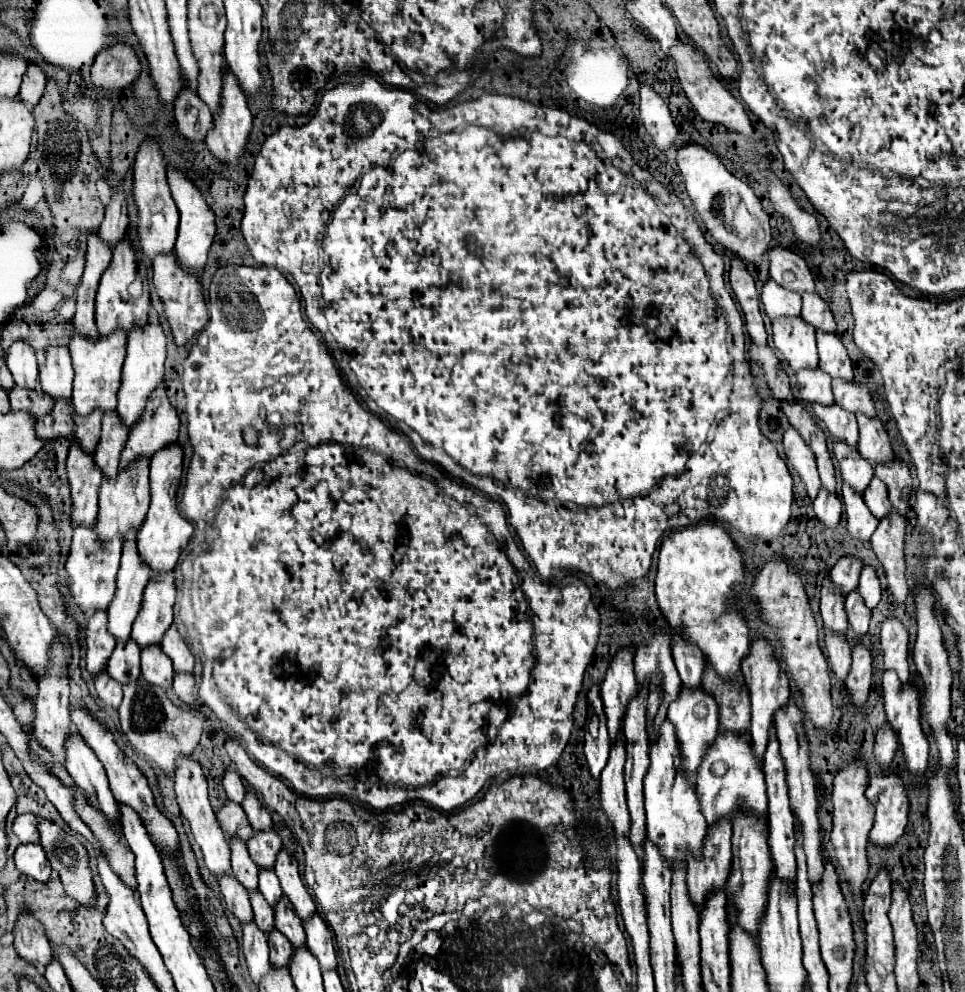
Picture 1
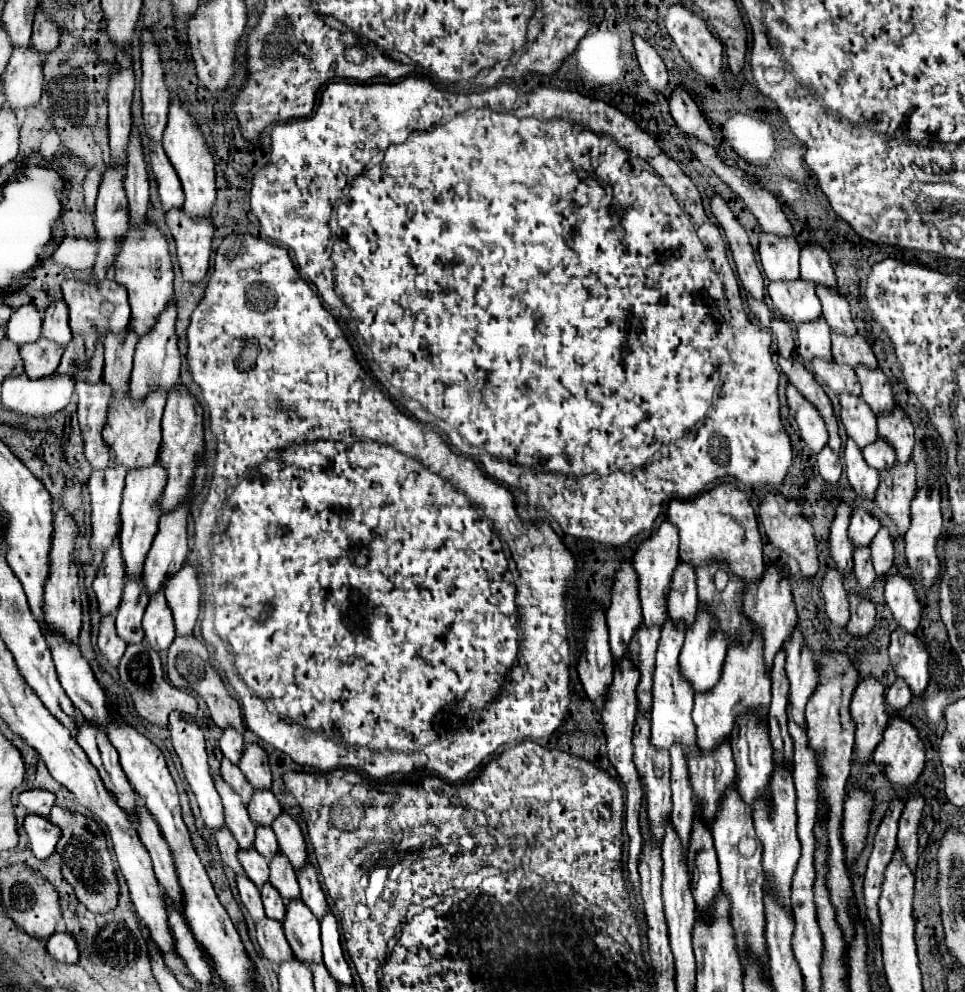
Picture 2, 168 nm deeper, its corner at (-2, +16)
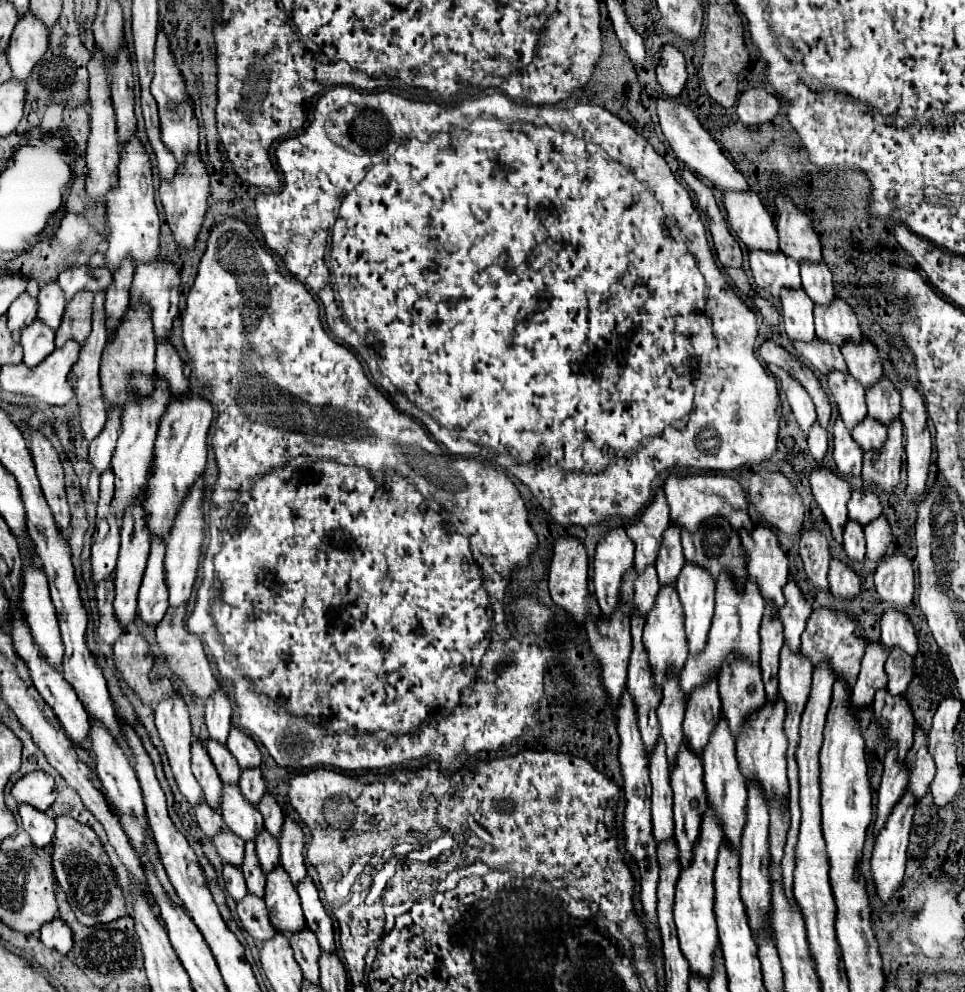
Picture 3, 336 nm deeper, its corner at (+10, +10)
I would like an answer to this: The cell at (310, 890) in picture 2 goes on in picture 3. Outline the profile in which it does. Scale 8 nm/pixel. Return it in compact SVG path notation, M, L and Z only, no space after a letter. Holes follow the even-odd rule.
M286 818L280 836L280 866L290 874L294 886L298 886L306 878L302 848L304 848L302 826Z

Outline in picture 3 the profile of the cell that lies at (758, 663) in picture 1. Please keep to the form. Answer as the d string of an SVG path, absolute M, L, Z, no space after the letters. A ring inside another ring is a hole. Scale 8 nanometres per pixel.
M758 526L758 528L754 528L752 532L740 534L740 540L742 540L742 548L744 548L744 552L746 552L748 580L758 586L762 598L764 598L766 602L770 602L774 610L784 608L786 598L784 598L782 588L784 588L786 582L788 582L788 558L786 558L786 554L780 550L776 536L774 536L768 528Z

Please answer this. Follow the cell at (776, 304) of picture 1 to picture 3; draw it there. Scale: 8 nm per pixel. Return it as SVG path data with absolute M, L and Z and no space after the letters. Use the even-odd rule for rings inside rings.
M724 192L724 206L728 212L730 228L748 250L760 250L768 254L780 252L776 226L756 192Z

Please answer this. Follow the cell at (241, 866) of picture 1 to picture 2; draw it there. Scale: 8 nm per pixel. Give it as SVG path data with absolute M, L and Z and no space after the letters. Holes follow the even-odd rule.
M220 774L214 776L214 786L222 798L222 804L224 804L224 818L226 818L226 826L232 830L234 838L238 840L238 846L240 848L250 848L254 846L254 832L256 832L256 826L252 824L248 812L246 812L246 806L244 802L240 800L240 796L222 780Z

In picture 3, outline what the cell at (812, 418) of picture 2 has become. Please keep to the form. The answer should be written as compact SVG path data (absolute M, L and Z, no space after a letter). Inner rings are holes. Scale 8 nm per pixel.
M772 366L772 372L774 372L774 376L780 380L780 390L782 390L782 394L786 396L786 400L788 400L792 412L794 412L794 418L796 418L800 430L804 432L804 436L808 436L810 428L812 428L814 422L816 422L816 412L814 412L814 404L812 404L810 396L808 396L806 390L804 390L800 384L796 384L796 380L790 378L784 370Z

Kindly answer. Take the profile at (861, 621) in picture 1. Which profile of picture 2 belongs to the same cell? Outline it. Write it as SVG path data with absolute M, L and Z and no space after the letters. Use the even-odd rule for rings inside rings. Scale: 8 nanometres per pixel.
M856 548L854 550L854 574L858 578L862 594L866 594L866 588L876 578L876 572L874 572L874 566L870 560L870 548Z

